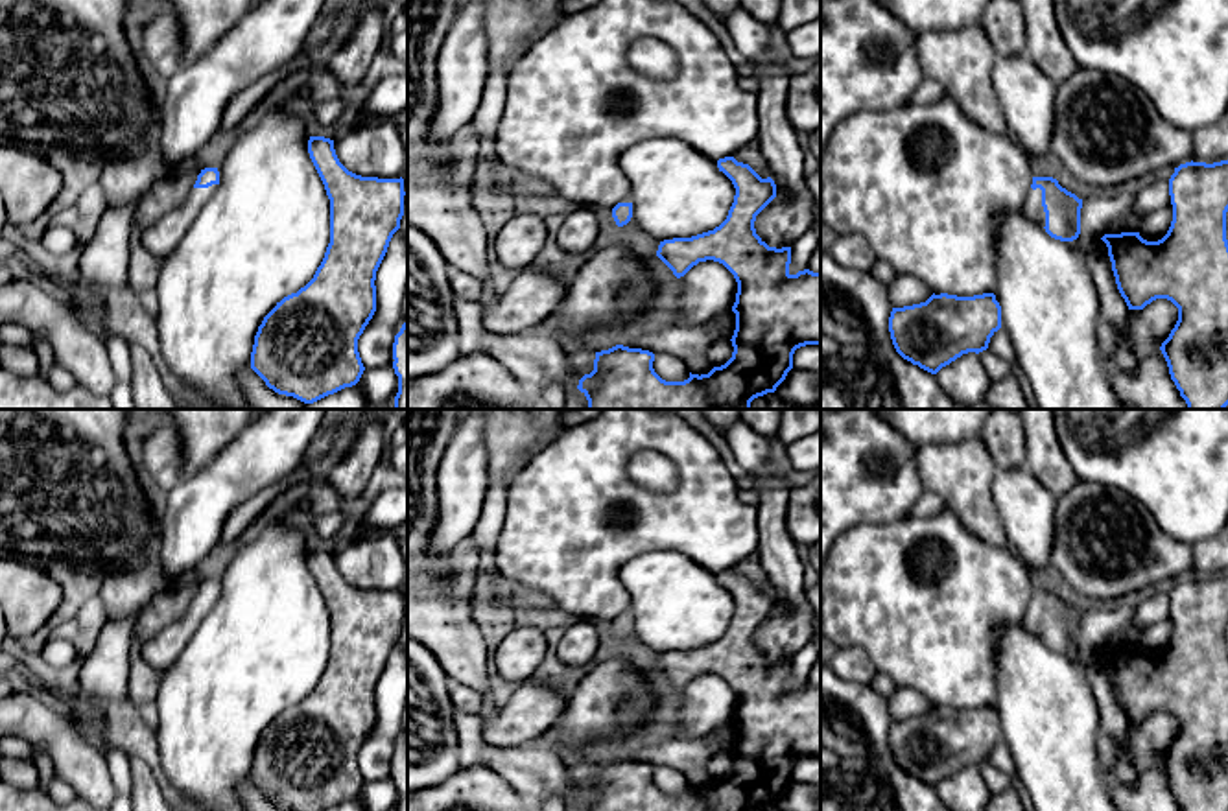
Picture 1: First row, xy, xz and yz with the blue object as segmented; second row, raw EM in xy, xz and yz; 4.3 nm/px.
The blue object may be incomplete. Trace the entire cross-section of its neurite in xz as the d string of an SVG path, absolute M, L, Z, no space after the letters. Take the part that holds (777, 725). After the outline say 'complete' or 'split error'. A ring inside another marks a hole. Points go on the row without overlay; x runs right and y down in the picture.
M734 570L719 571L717 581L736 601L726 632L714 643L660 654L656 669L677 691L706 673L723 676L734 688L738 706L732 719L736 726L732 770L708 787L690 785L684 794L666 794L653 782L653 765L616 758L596 765L594 783L579 793L577 802L586 811L758 811L774 805L785 793L797 761L821 758L821 686L804 682L791 688L791 660L769 660L754 641L756 629L776 610L774 594L762 592Z; complete

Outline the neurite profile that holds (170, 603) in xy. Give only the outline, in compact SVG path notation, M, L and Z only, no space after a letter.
M181 581L166 584L153 594L149 601L140 605L129 617L136 625L136 632L144 640L151 640L160 630L181 619L194 603L199 586L201 582L188 584Z

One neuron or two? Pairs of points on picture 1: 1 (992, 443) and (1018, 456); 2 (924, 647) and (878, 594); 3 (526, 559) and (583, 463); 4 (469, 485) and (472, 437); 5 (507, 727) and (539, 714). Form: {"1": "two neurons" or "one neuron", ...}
{"1": "one neuron", "2": "one neuron", "3": "one neuron", "4": "one neuron", "5": "one neuron"}

